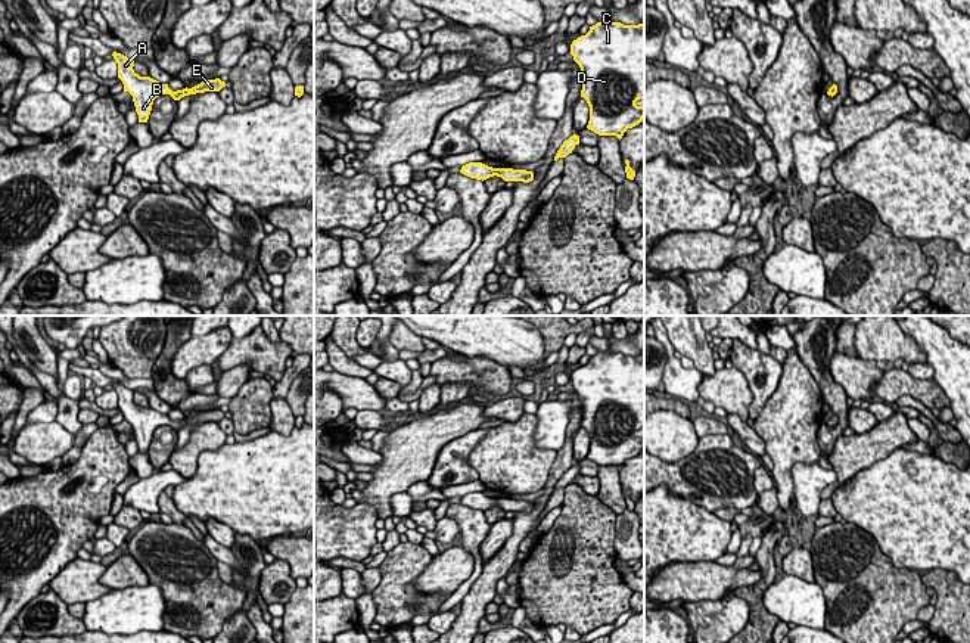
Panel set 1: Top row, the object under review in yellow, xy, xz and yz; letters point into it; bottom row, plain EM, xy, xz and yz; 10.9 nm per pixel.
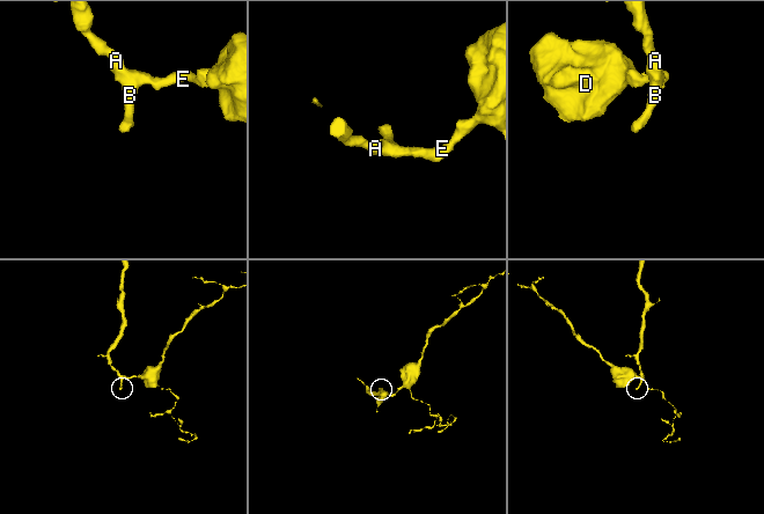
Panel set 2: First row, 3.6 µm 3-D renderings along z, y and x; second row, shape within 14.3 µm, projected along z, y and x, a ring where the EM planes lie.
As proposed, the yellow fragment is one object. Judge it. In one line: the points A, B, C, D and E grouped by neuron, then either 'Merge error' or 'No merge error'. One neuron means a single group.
Groups: A B C D E. No merge error

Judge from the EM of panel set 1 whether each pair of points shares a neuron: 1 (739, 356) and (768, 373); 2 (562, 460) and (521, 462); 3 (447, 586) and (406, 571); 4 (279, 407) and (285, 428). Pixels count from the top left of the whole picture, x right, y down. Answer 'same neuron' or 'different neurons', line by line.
1: same neuron
2: different neurons
3: different neurons
4: same neuron

